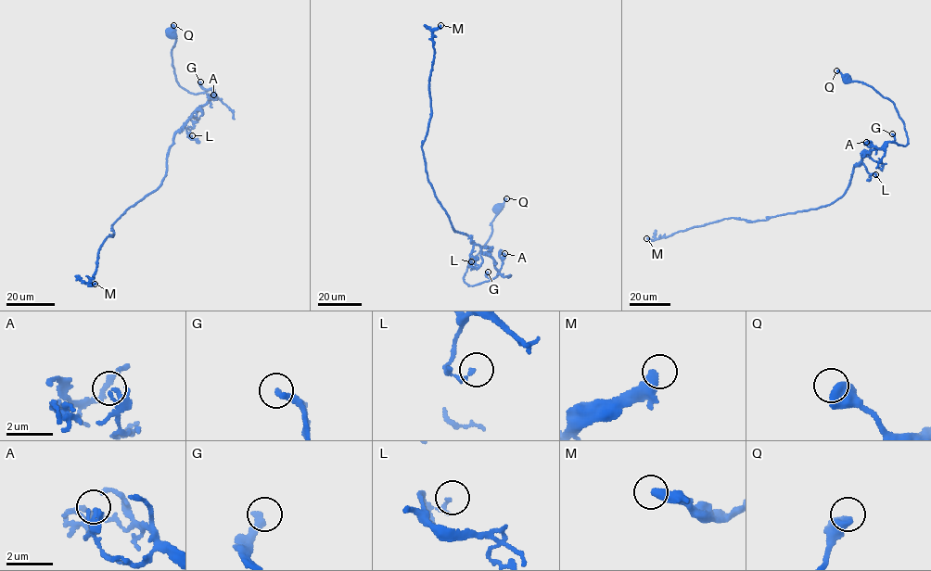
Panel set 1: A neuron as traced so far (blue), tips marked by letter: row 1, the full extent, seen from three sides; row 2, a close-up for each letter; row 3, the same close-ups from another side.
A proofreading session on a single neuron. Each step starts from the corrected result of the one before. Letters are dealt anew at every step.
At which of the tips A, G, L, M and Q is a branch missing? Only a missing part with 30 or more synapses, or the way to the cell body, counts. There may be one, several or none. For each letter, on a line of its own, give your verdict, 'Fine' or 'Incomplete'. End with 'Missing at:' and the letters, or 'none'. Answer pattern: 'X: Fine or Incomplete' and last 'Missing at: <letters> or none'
A: Fine
G: Incomplete
L: Fine
M: Incomplete
Q: Fine
Missing at: G, M

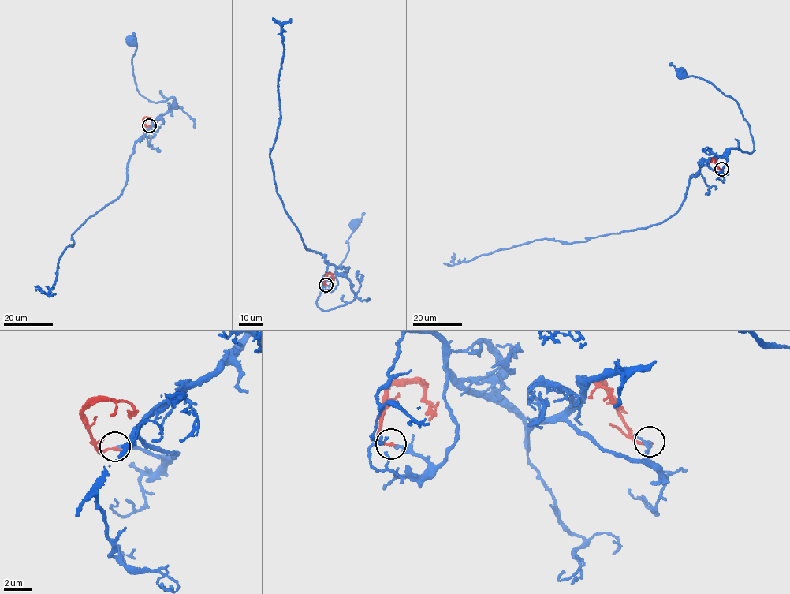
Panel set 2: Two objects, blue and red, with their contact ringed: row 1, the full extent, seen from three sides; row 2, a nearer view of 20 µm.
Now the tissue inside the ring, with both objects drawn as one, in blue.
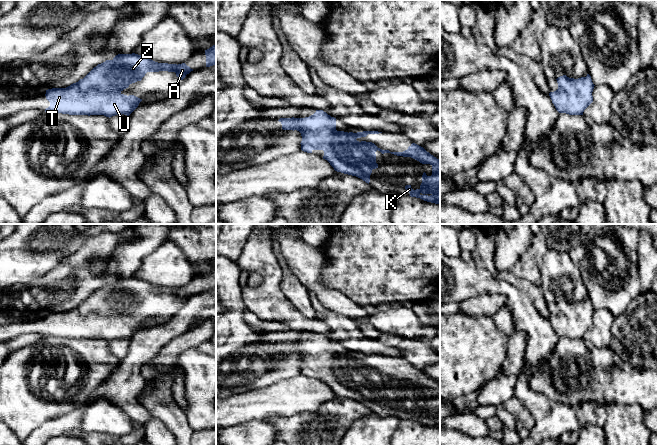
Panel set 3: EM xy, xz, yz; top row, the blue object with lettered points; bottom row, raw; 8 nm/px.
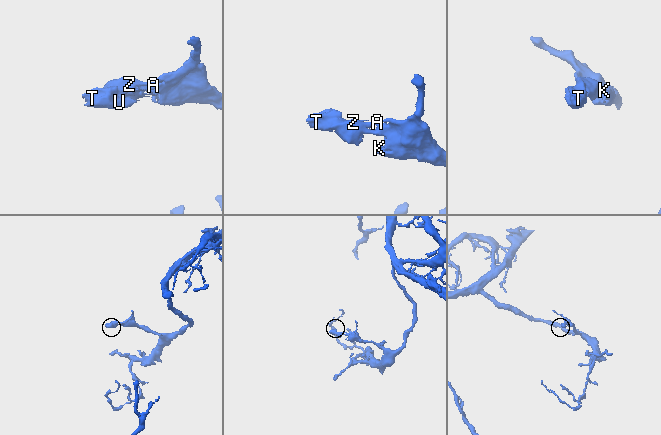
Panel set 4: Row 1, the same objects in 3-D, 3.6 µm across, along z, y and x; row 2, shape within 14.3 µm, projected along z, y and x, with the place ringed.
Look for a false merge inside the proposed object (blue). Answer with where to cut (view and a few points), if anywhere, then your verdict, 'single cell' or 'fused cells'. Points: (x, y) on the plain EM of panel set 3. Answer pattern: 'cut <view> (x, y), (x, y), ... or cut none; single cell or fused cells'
cut none; single cell

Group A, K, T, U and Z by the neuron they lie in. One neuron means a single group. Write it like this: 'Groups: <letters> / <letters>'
Groups: A K T U Z

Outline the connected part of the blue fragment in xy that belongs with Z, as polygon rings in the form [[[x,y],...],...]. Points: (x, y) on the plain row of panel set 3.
[[[118,278],[112,284],[98,288],[83,303],[66,312],[52,312],[46,314],[46,323],[50,330],[45,336],[50,338],[62,337],[69,339],[115,339],[129,340],[139,329],[142,323],[134,319],[124,319],[121,316],[130,308],[141,305],[147,296],[168,295],[175,296],[176,300],[183,304],[193,293],[182,288],[158,287],[141,279]]]

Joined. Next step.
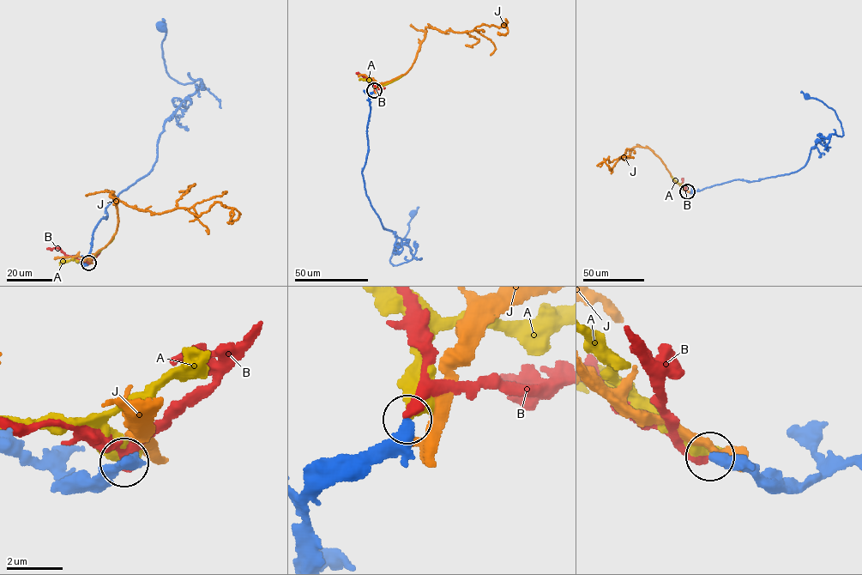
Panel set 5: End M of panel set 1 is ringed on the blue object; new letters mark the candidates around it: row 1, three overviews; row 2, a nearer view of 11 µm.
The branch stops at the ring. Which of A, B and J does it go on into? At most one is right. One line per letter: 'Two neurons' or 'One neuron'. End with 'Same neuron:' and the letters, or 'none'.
A: Two neurons
B: One neuron
J: Two neurons
Same neuron: B

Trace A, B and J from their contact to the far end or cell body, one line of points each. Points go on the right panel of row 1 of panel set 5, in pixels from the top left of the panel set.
A: (688, 191), (671, 175)
B: (687, 191), (683, 188), (683, 178)
J: (689, 191), (672, 178), (648, 148), (635, 147), (624, 160), (609, 162), (609, 157), (605, 160), (609, 169)

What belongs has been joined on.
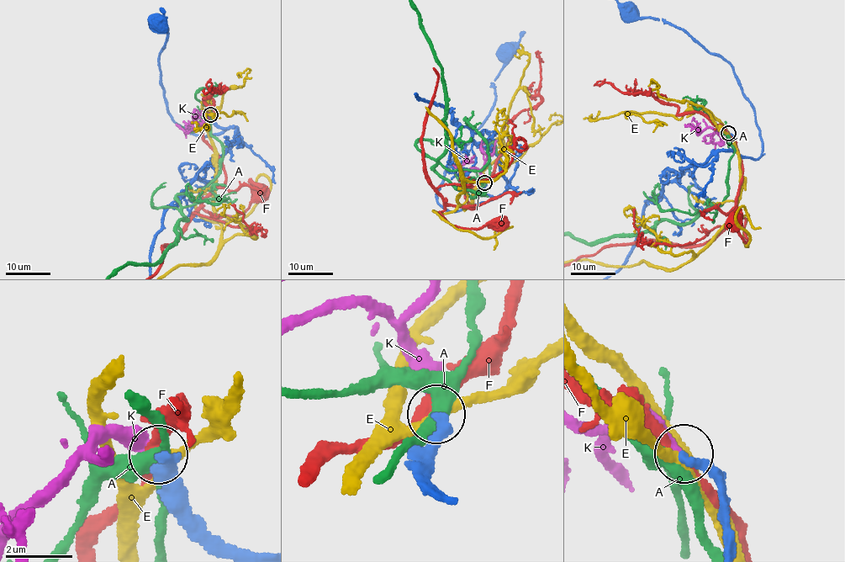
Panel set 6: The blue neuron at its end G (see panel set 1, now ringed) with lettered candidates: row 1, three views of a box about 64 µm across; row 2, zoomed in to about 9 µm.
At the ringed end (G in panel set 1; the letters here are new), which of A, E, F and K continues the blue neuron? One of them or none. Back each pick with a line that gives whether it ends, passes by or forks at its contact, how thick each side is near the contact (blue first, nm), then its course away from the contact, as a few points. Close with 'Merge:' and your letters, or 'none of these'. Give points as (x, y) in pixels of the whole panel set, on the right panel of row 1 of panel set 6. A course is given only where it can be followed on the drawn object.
K: it ends there; 320 nm thick on the blue side, 320 nm on the other; it runs (726, 133), (723, 129), (718, 130), (720, 143), (713, 143), (709, 135), (702, 141)
Merge: K

